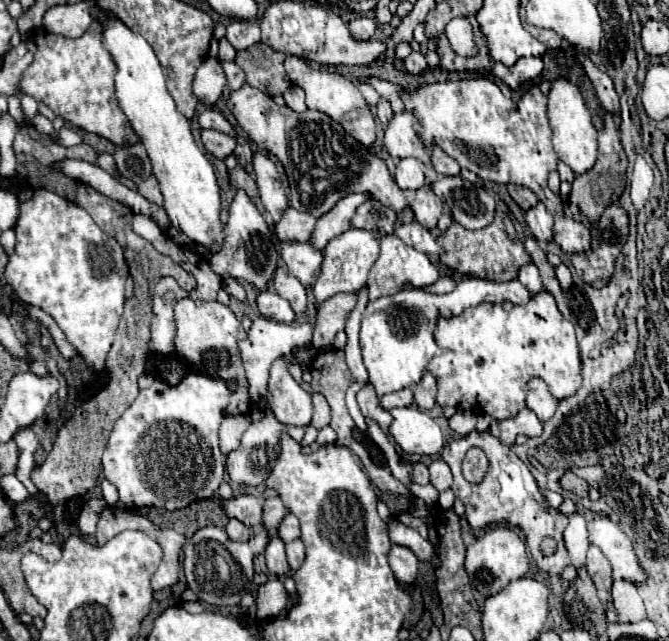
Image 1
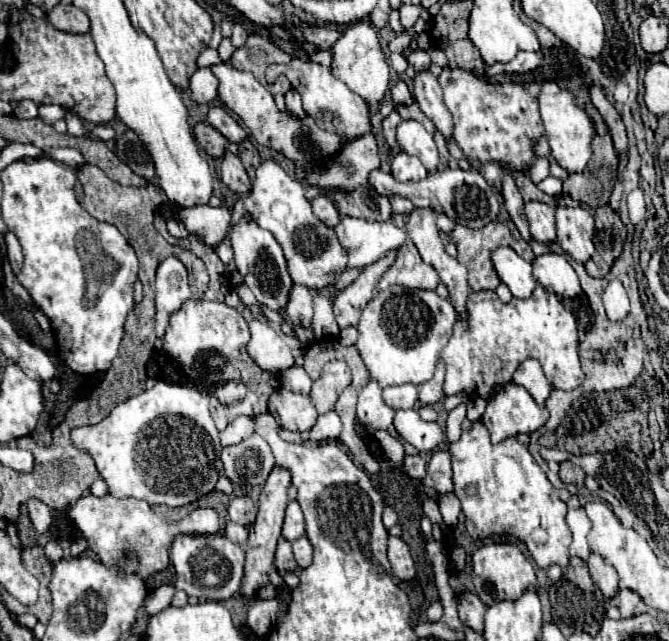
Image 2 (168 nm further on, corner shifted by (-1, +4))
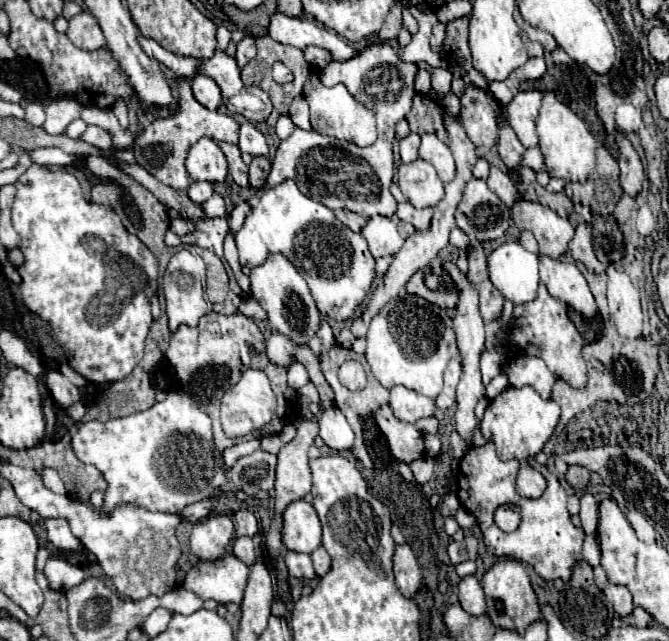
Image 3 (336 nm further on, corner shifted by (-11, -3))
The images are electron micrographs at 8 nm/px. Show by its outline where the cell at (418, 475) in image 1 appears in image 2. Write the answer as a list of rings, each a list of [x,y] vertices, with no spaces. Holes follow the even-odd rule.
[[[420,455],[404,457],[404,465],[402,467],[414,479],[424,479],[424,475],[426,475],[426,461]]]

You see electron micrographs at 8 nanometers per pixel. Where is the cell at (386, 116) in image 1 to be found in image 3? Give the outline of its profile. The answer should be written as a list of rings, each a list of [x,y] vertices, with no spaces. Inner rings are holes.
[[[410,134],[400,140],[400,156],[402,162],[412,162],[418,158],[418,146],[420,146],[420,136]]]

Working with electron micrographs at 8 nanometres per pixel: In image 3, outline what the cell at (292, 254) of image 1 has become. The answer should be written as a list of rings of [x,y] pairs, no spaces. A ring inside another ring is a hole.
[[[292,180],[278,184],[272,190],[260,188],[252,198],[252,214],[236,232],[240,264],[248,268],[262,266],[272,254],[284,254],[308,282],[314,302],[322,316],[346,322],[366,300],[376,278],[374,256],[368,250],[362,234],[344,226],[336,214],[324,204],[304,196]]]

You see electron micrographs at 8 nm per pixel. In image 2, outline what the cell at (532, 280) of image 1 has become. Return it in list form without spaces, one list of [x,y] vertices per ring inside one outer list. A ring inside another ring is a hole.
[[[510,247],[496,249],[492,255],[492,261],[494,261],[494,269],[496,269],[500,281],[508,285],[508,289],[514,297],[526,299],[532,295],[532,291],[538,283],[532,275],[532,265],[528,261],[524,261],[520,255],[516,255],[514,249],[510,249]]]

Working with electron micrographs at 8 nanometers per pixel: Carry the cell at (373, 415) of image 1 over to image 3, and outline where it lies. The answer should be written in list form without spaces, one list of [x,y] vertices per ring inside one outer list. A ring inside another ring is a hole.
[[[388,404],[378,408],[374,412],[374,420],[378,428],[384,432],[390,450],[398,462],[410,464],[412,460],[418,460],[424,456],[424,436],[414,424],[400,422],[394,418],[392,410]]]

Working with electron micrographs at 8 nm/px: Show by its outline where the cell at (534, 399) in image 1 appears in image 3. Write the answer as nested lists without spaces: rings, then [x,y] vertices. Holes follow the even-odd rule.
[[[518,356],[510,360],[508,368],[508,380],[512,386],[532,386],[544,400],[550,398],[552,384],[556,382],[556,376],[548,370],[542,358],[538,356]]]

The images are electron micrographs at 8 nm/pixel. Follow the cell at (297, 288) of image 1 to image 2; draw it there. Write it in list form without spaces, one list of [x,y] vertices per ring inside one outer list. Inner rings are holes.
[[[292,285],[290,295],[288,295],[288,305],[286,313],[292,317],[292,321],[300,325],[310,325],[312,323],[312,293],[304,285]]]

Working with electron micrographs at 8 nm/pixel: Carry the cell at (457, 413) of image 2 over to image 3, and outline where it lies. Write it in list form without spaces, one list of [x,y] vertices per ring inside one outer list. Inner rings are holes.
[[[456,430],[450,436],[450,444],[452,444],[452,456],[454,458],[462,458],[466,454],[466,450],[468,450],[466,444],[464,444],[464,440],[460,440],[460,436],[456,436]]]

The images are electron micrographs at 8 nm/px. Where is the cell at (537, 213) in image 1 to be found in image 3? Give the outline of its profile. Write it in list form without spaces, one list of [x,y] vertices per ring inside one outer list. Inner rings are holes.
[[[518,200],[512,206],[510,214],[520,230],[528,230],[534,234],[542,256],[560,258],[566,252],[568,242],[574,236],[574,228],[566,218],[560,218],[544,204],[528,200]]]

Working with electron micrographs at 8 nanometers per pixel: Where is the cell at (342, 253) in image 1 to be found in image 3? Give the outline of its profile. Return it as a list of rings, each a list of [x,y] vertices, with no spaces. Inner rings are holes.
[[[372,216],[360,234],[366,238],[374,258],[396,254],[404,244],[404,238],[398,234],[394,218],[388,216]]]

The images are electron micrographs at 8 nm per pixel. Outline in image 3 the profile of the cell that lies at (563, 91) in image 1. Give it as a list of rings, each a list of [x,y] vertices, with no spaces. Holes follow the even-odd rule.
[[[546,92],[542,98],[542,106],[536,120],[538,132],[538,148],[544,156],[546,172],[552,178],[564,178],[570,182],[584,182],[594,172],[594,152],[596,152],[596,138],[590,134],[586,124],[562,102],[556,100],[552,92]]]

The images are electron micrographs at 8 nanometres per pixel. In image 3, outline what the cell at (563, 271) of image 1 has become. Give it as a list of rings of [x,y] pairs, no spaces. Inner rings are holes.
[[[540,256],[540,280],[546,284],[548,292],[554,298],[566,302],[584,318],[594,318],[596,302],[586,278],[576,268],[576,264]]]

